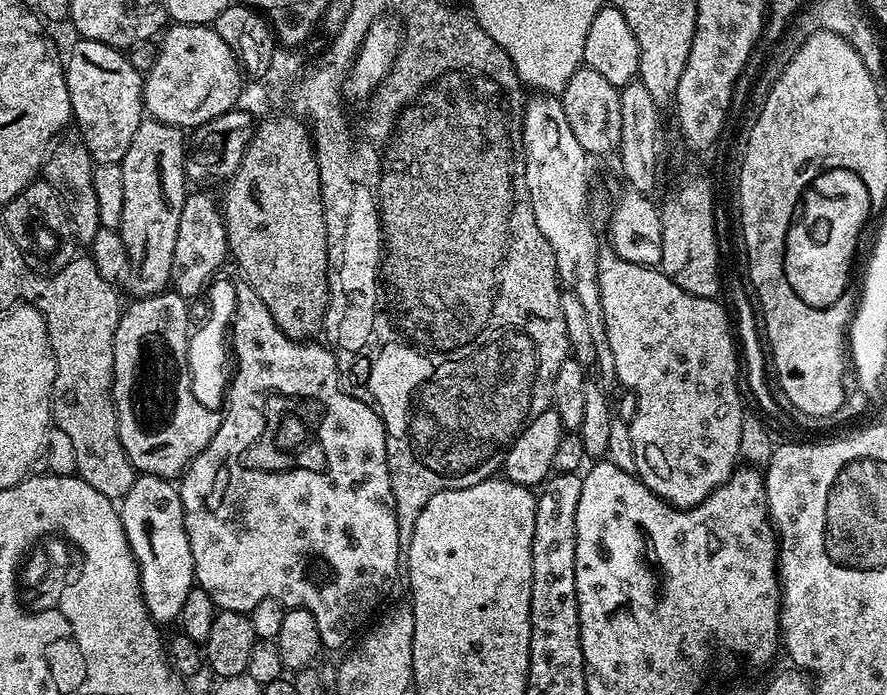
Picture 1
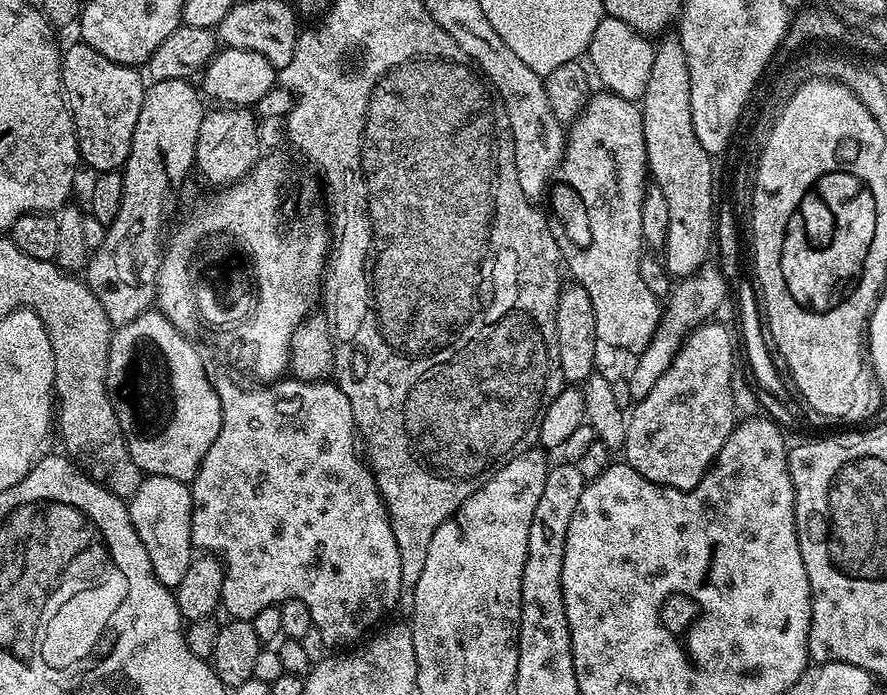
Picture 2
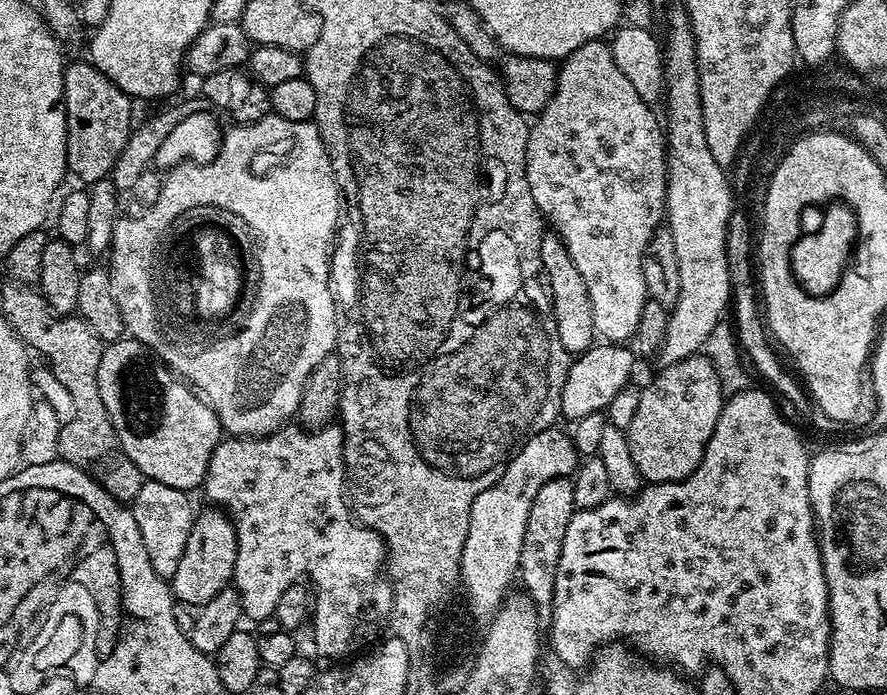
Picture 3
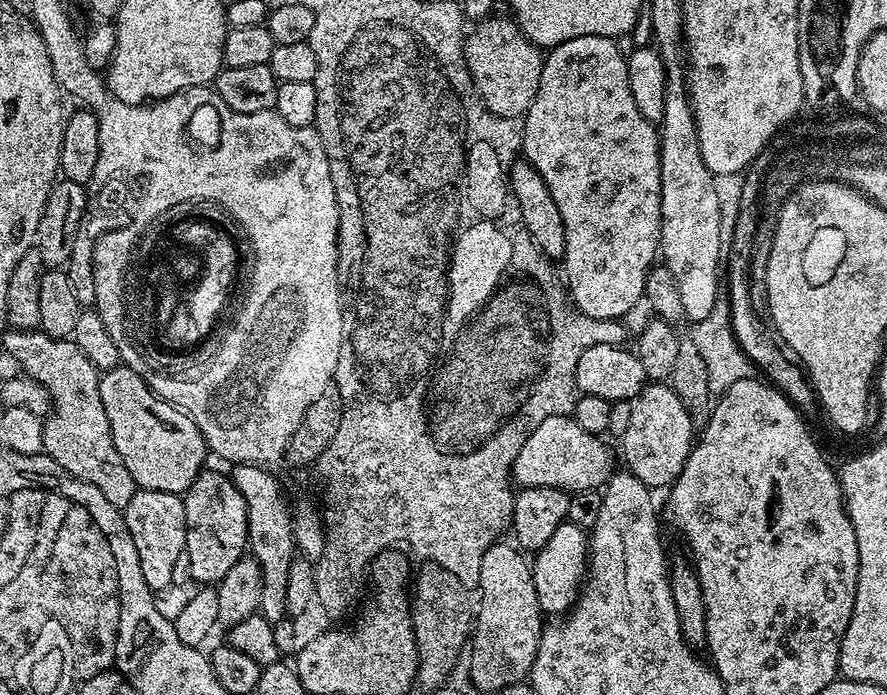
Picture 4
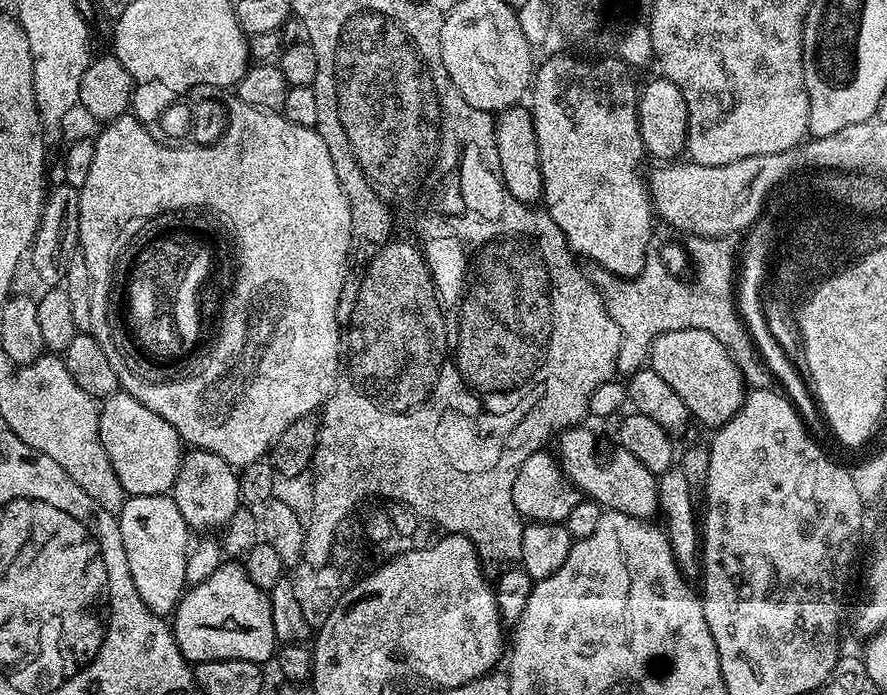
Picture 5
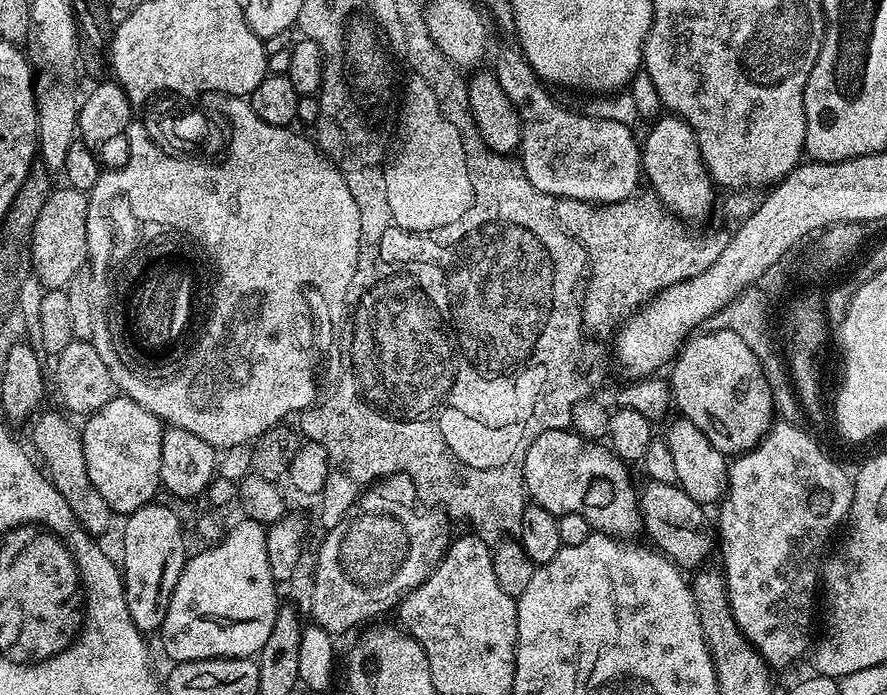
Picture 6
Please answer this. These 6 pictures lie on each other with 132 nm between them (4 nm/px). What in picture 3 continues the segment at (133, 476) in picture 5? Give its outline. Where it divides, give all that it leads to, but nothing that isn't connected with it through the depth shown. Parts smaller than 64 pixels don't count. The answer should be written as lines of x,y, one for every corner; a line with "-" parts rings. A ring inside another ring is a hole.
113,340
105,347
102,362
98,362
98,394
102,394
102,406
106,406
106,414
110,414
110,422
120,439
122,450
130,462
142,470
144,477
187,493
203,485
210,458
222,439
220,420
209,404
175,375
167,364
154,358
153,353
137,340

